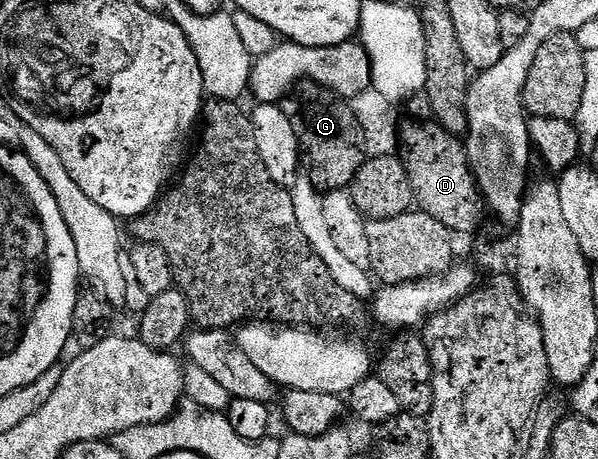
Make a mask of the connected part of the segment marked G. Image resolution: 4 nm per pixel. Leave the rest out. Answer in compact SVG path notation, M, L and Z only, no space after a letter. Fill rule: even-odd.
M303 84L281 102L299 141L299 156L312 184L320 192L347 190L363 166L365 141L348 103L333 91L316 84Z

